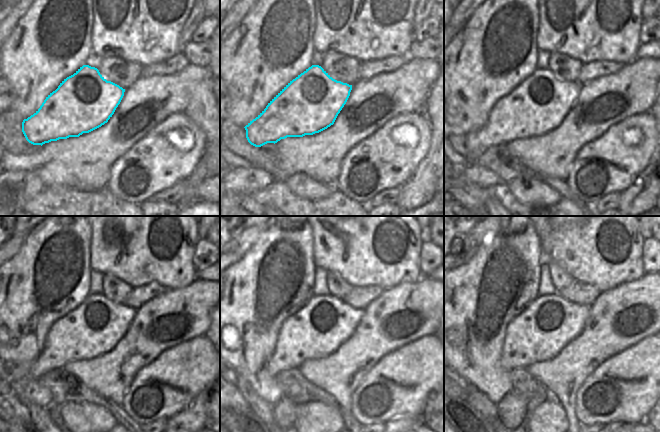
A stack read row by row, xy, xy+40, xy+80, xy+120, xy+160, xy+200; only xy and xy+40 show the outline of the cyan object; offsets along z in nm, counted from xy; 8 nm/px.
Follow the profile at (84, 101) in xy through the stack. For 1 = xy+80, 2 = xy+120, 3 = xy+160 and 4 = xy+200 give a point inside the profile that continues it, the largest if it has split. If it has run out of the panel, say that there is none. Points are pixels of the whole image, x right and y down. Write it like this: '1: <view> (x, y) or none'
1: xy+80 (540, 103)
2: xy+120 (94, 328)
3: xy+160 (316, 331)
4: xy+200 (540, 332)

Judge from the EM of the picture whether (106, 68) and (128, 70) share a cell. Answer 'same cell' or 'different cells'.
same cell

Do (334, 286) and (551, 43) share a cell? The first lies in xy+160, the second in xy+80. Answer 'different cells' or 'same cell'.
different cells

